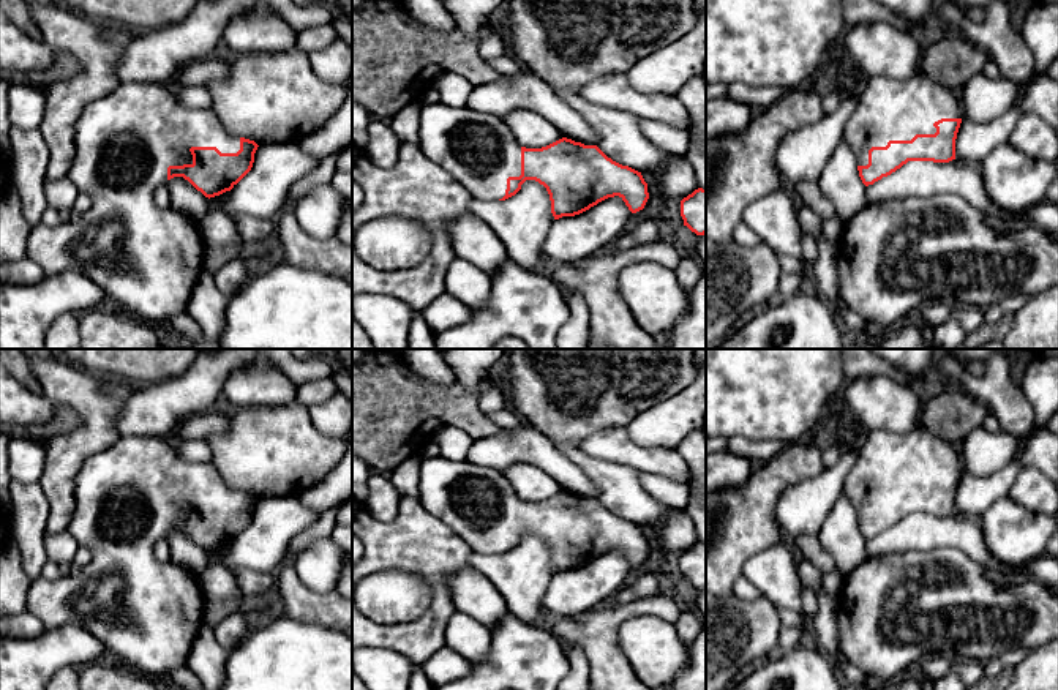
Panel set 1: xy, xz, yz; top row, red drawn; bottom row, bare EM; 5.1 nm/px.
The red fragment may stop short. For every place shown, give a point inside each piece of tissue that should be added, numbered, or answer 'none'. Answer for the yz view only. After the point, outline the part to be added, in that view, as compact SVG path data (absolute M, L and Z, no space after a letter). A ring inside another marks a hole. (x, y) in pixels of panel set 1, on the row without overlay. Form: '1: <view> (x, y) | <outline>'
1: yz (889, 463) | M922 423L906 433L869 431L846 475L843 494L857 519L869 518L872 501L889 494L911 494L916 488L935 488L935 475L963 472L952 444L930 433Z

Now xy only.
1: xy (147, 613) | M120 436L118 441L92 455L82 464L76 488L76 508L68 532L81 548L92 553L92 561L79 572L49 581L44 576L32 581L27 594L27 613L46 628L73 624L96 636L107 649L111 660L142 673L159 684L175 668L185 665L199 628L204 625L207 605L199 575L183 565L158 562L153 554L156 542L167 534L169 519L193 518L191 501L216 501L221 507L237 507L240 491L227 486L212 463L188 463L164 436Z

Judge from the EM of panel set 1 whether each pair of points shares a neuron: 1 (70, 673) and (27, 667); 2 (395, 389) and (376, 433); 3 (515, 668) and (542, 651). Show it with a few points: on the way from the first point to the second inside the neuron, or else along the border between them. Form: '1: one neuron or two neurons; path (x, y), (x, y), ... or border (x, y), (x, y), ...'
1: two neurons; border (76, 667), (62, 667), (56, 673)
2: one neuron; path (384, 400), (381, 403), (381, 422)
3: one neuron; path (521, 662), (536, 657)

